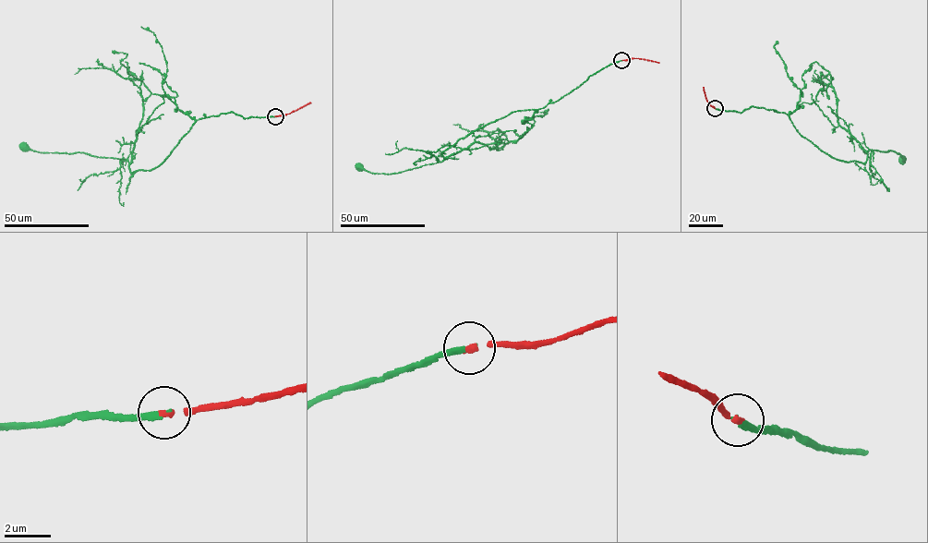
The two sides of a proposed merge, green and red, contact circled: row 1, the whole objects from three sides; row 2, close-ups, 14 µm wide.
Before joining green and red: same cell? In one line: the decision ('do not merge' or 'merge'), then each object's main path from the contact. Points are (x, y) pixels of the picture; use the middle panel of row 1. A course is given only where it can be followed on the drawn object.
merge | green via (621, 60), (589, 76), (557, 101), (514, 111), (459, 138), (442, 152), (442, 161), (392, 174), (359, 167) | red via (621, 60), (634, 58), (658, 63)

